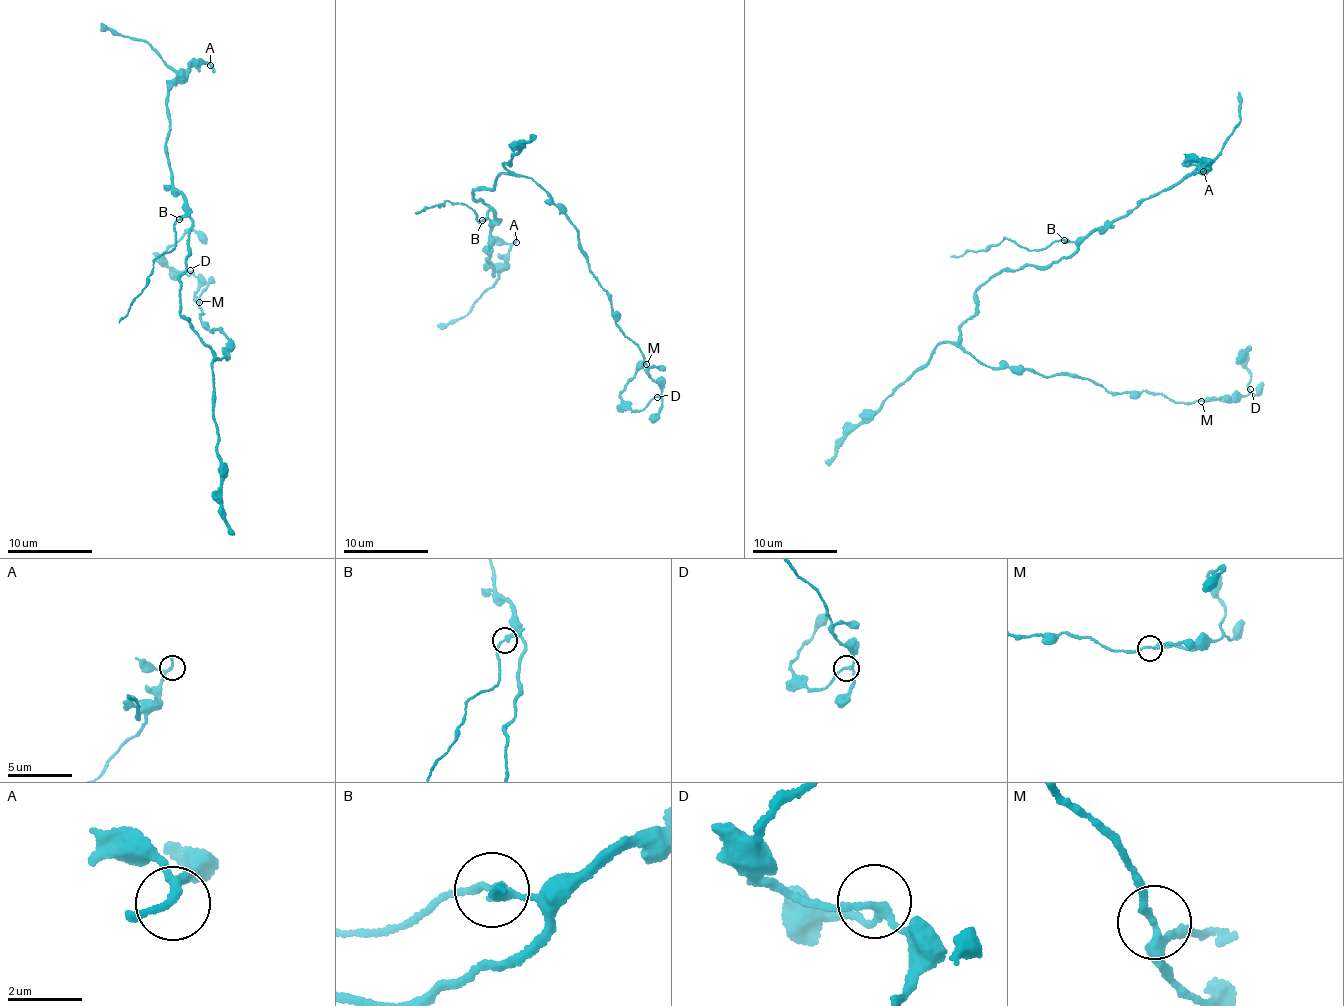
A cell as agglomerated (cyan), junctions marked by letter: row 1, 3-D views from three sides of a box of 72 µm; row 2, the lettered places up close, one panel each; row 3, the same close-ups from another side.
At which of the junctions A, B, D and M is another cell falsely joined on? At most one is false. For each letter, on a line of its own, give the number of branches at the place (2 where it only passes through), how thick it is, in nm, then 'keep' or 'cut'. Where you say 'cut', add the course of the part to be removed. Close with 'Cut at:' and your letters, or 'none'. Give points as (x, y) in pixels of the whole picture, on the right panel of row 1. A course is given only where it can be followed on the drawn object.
A: branches 3; calibre 180 nm; keep
B: branches 3; calibre 180 nm; cut; course (1065, 240), (1032, 250), (1007, 238), (950, 258)
D: branches 3; calibre 170 nm; keep
M: branches 3; calibre 180 nm; keep
Cut at: B

